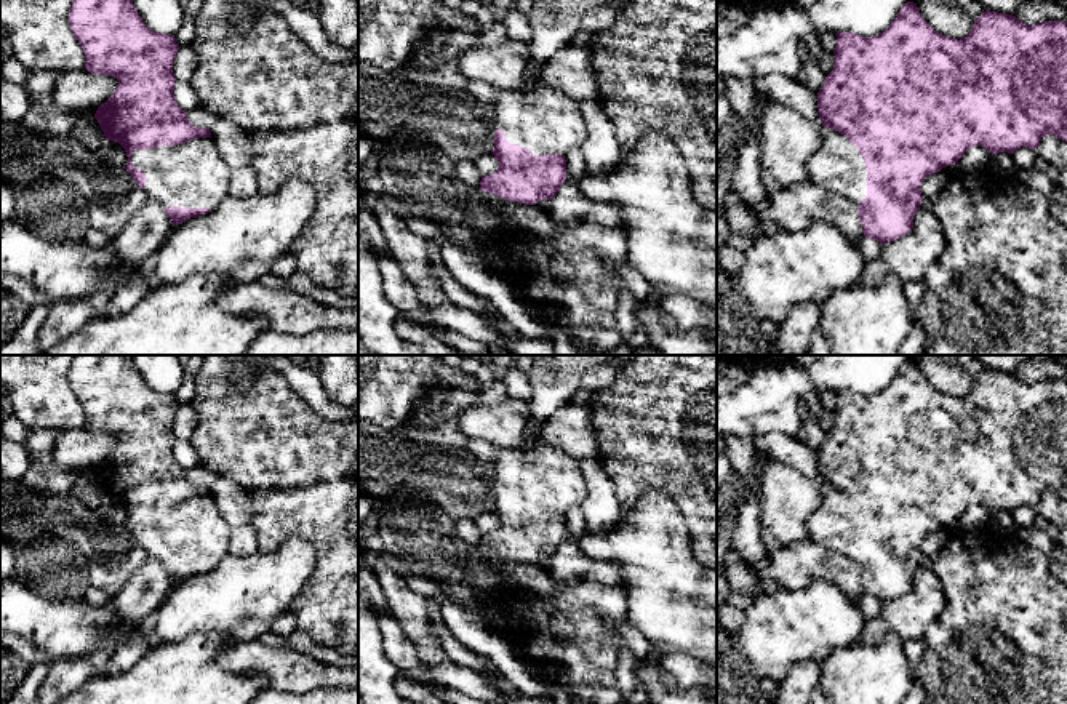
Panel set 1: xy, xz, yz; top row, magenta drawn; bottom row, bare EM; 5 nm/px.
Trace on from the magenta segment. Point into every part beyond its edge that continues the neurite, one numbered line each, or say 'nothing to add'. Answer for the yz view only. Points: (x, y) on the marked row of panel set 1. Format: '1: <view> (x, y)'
1: yz (839, 167)

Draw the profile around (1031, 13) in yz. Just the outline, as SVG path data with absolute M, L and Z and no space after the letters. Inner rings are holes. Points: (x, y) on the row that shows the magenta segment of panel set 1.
M1045 0L1041 3L1027 2L1021 5L1014 13L1014 18L1021 19L1027 26L1033 26L1046 21L1067 22L1067 6L1056 0Z

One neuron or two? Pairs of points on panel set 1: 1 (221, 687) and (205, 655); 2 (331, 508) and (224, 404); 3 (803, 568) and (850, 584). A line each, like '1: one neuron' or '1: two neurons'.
1: one neuron
2: one neuron
3: one neuron

